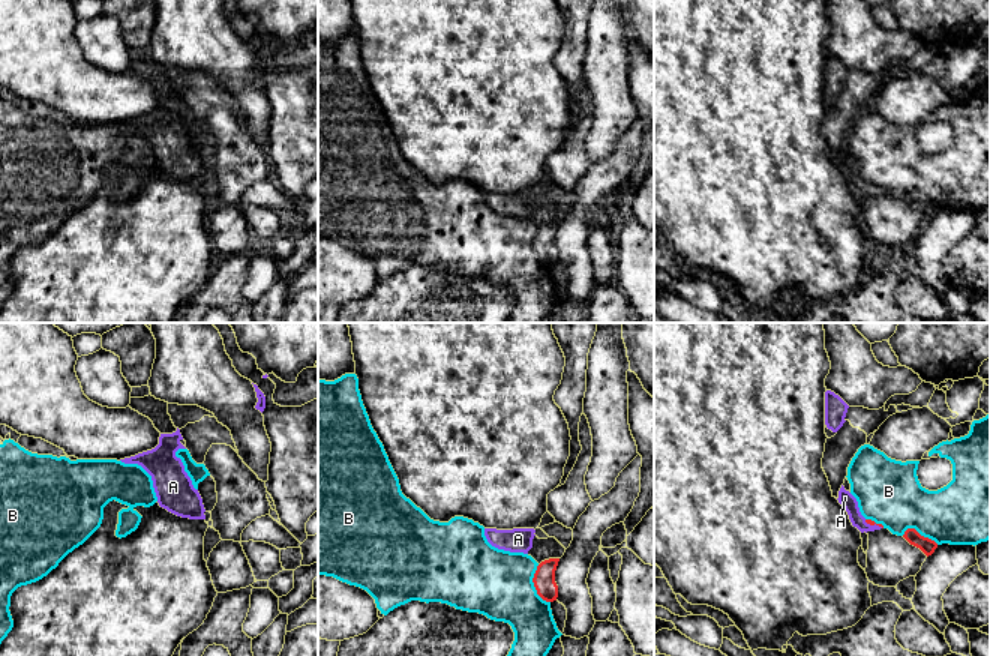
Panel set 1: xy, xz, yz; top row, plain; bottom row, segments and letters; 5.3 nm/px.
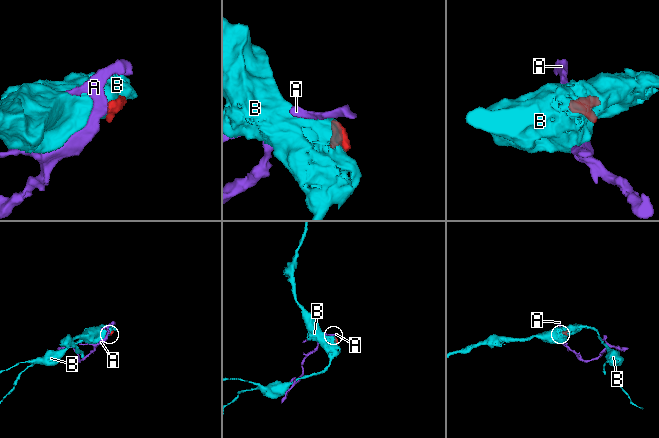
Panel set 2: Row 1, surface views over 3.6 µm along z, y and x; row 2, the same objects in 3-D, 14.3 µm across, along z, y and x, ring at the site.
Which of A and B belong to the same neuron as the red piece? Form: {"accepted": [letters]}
{"accepted": ["A"]}

